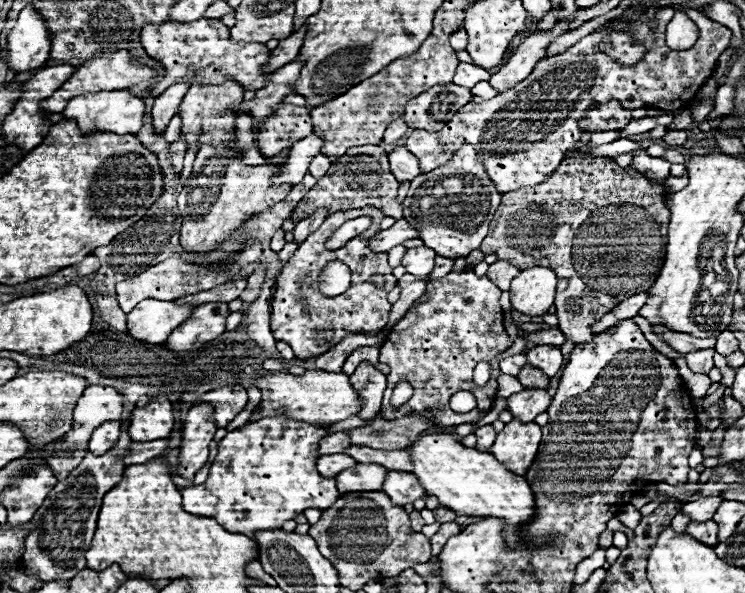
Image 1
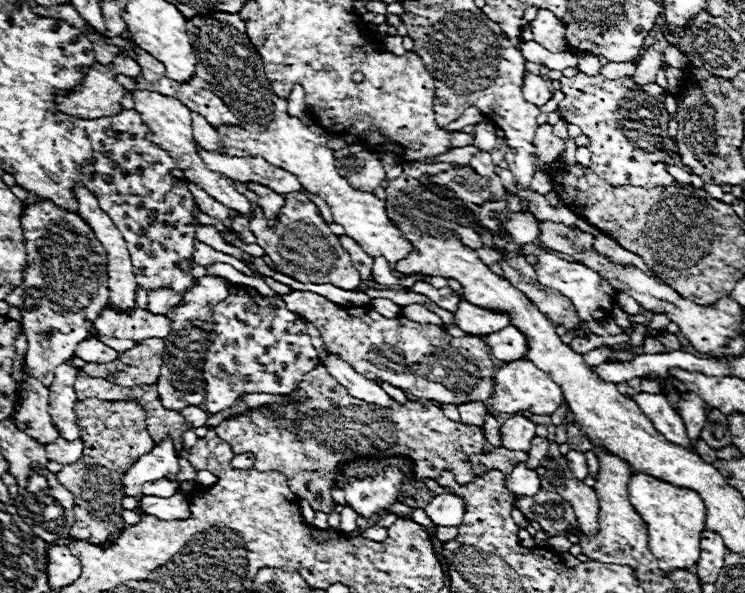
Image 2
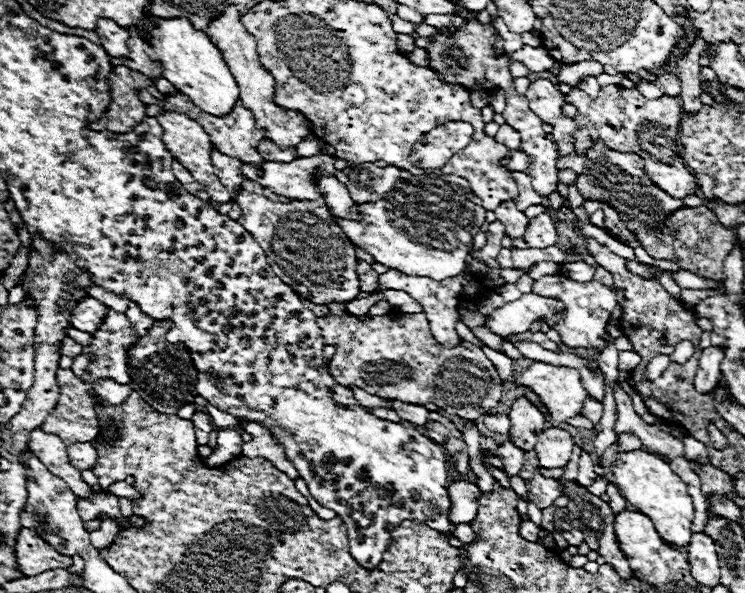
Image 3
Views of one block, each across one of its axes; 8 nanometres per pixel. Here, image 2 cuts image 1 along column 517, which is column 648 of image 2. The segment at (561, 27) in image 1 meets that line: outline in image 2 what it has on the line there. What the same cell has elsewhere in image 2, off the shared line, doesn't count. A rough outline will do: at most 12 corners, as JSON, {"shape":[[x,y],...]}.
{"shape":[[646,48],[632,80],[638,86],[656,82],[664,56]]}

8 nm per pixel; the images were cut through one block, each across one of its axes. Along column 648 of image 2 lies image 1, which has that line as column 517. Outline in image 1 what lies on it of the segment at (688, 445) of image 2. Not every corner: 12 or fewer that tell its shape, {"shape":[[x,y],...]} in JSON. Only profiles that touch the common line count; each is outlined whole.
{"shape":[[522,390],[508,398],[520,422],[532,422],[552,402],[548,390]]}

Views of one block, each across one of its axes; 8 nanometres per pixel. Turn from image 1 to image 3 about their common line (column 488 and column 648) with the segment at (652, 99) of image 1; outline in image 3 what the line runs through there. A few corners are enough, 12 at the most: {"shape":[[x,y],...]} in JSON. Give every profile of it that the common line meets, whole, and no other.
{"shape":[[602,86],[572,88],[574,122],[614,152],[670,166],[646,170],[672,198],[696,192],[678,156],[680,102]]}

